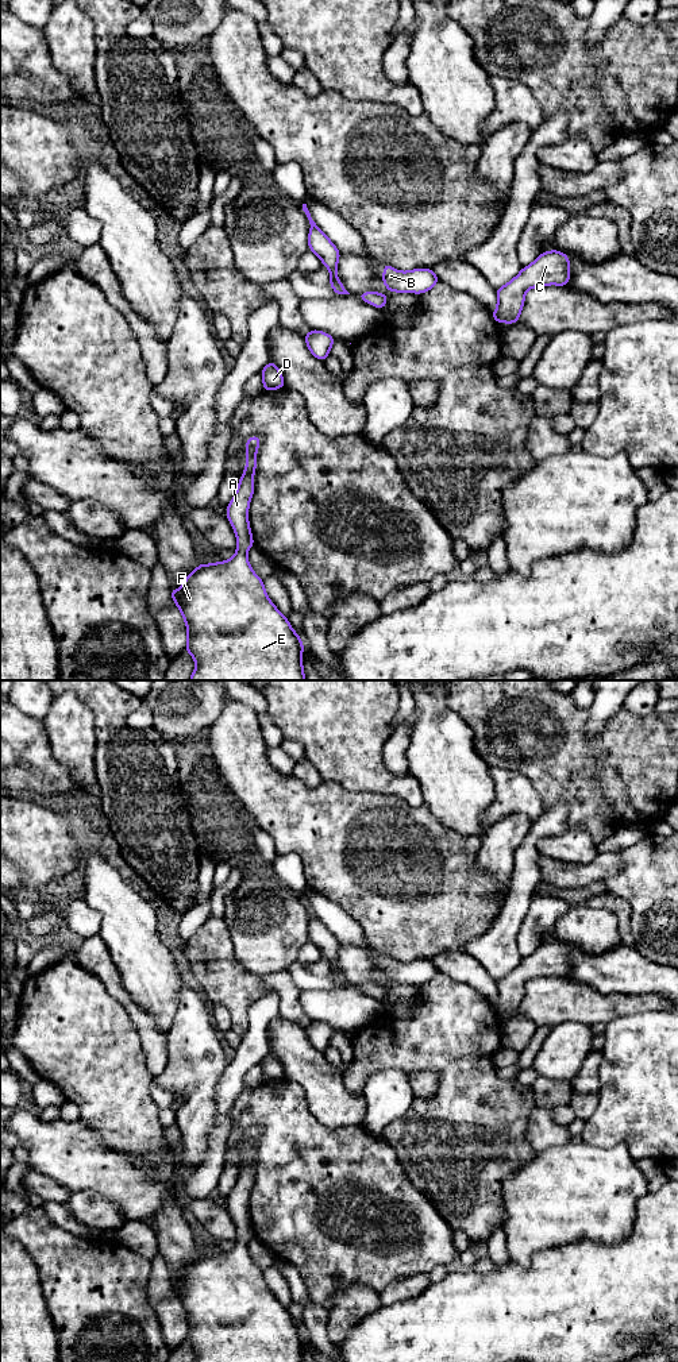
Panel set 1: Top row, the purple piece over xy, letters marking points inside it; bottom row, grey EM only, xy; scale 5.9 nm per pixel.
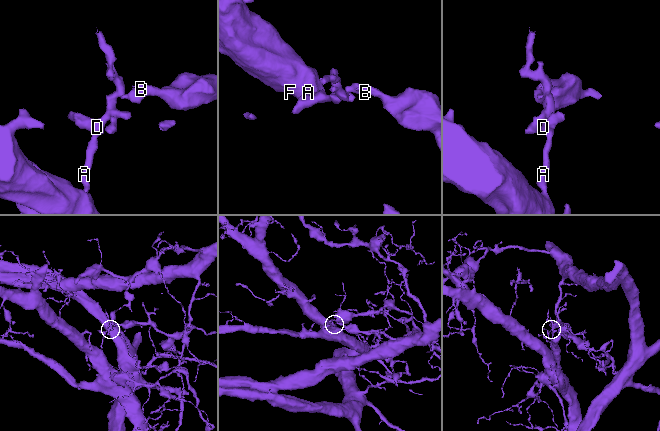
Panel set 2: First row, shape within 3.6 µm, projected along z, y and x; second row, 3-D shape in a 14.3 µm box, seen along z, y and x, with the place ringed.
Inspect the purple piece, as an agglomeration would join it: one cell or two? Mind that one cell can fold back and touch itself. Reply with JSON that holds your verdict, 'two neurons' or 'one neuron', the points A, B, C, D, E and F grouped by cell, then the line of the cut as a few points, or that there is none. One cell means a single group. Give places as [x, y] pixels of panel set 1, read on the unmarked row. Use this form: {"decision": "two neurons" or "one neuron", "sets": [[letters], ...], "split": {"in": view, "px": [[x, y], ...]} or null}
{"decision": "two neurons", "sets": [["A", "D", "E", "F"], ["B", "C"]], "split": {"in": "xy", "px": [[346, 982], [339, 986]]}}

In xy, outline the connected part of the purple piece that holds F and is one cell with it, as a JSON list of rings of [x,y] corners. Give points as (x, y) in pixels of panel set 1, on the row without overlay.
[[[258,1126],[251,1127],[246,1133],[246,1160],[239,1170],[239,1176],[236,1180],[236,1184],[234,1189],[227,1196],[226,1208],[228,1209],[235,1226],[236,1226],[236,1245],[227,1253],[221,1251],[217,1254],[211,1255],[203,1255],[200,1254],[194,1262],[192,1262],[185,1270],[184,1276],[174,1281],[170,1280],[172,1289],[176,1295],[176,1297],[180,1300],[182,1309],[186,1315],[186,1342],[193,1347],[193,1351],[196,1354],[194,1362],[304,1362],[303,1358],[303,1342],[304,1335],[301,1332],[301,1328],[293,1322],[292,1316],[289,1315],[286,1307],[284,1307],[276,1296],[270,1292],[270,1289],[266,1285],[263,1270],[259,1269],[251,1259],[249,1250],[247,1250],[247,1242],[254,1238],[254,1230],[251,1226],[250,1215],[249,1215],[249,1197],[250,1192],[254,1185],[254,1164],[257,1160],[257,1142],[261,1135],[261,1128]]]

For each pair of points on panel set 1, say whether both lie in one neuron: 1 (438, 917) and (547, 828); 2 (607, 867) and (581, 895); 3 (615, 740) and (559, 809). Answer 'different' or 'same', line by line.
1: different
2: different
3: different

